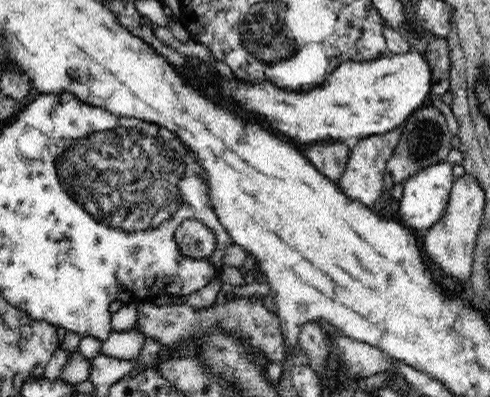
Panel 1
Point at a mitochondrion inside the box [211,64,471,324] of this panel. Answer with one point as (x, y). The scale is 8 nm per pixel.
(424, 142)

